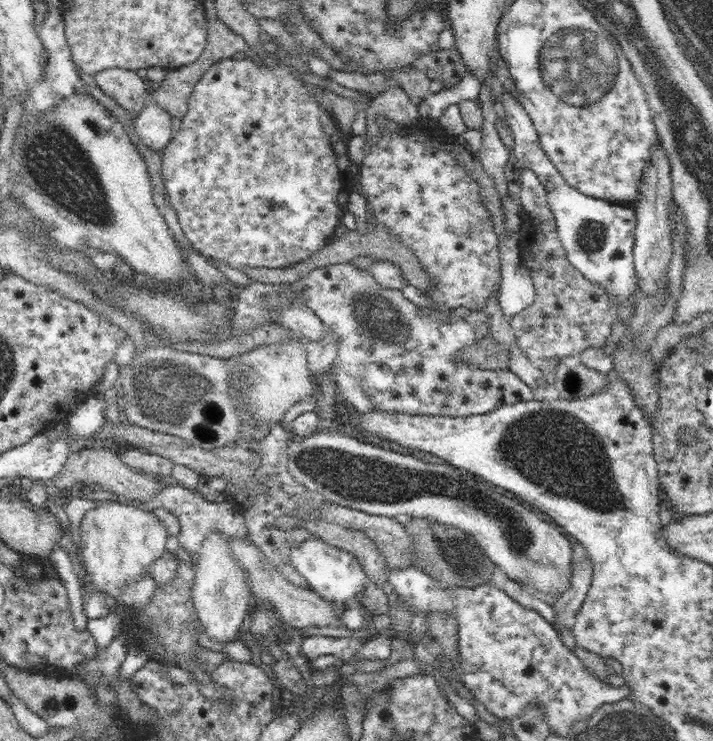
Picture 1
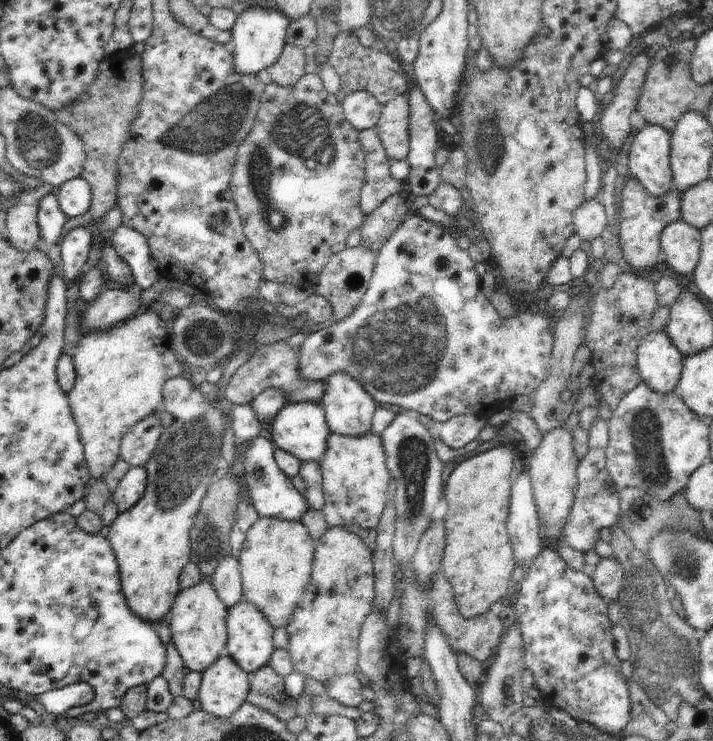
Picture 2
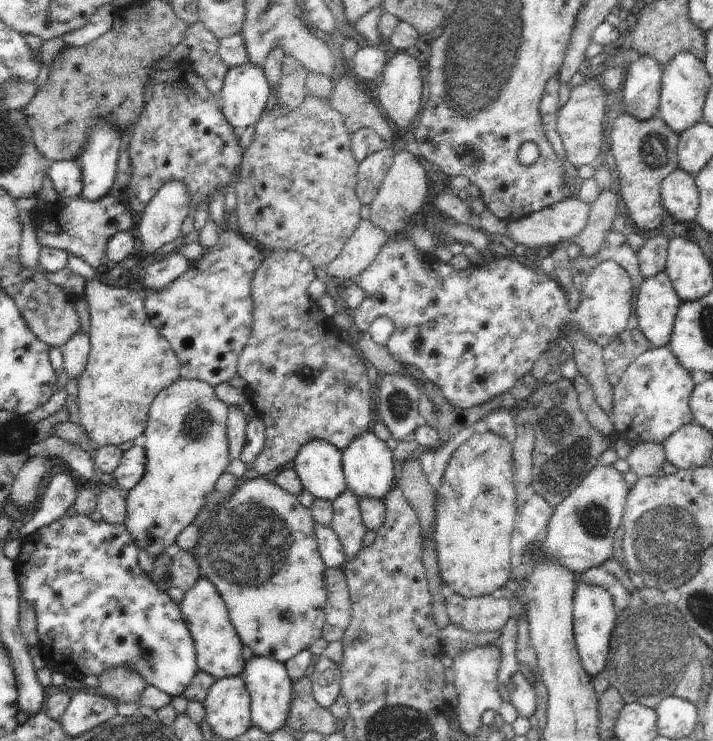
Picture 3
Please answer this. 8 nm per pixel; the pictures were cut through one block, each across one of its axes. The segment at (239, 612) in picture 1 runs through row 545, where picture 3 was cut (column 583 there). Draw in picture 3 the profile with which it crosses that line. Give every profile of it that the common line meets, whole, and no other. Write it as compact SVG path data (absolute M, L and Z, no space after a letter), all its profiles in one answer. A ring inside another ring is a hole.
M569 196L567 200L559 200L557 204L543 208L531 216L525 216L517 222L509 222L507 228L507 238L511 238L517 244L527 246L527 250L535 250L539 246L555 246L557 242L567 242L579 236L579 232L585 228L587 218L589 218L589 204L585 204L583 200Z

